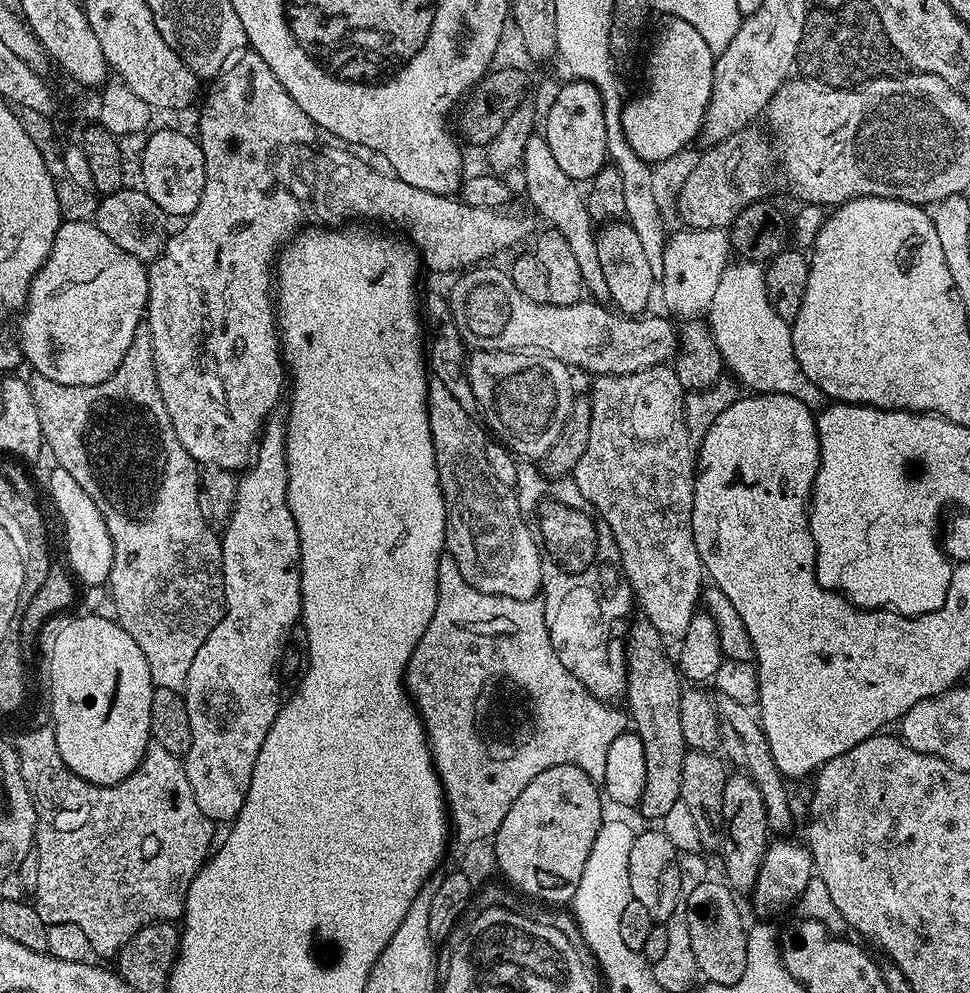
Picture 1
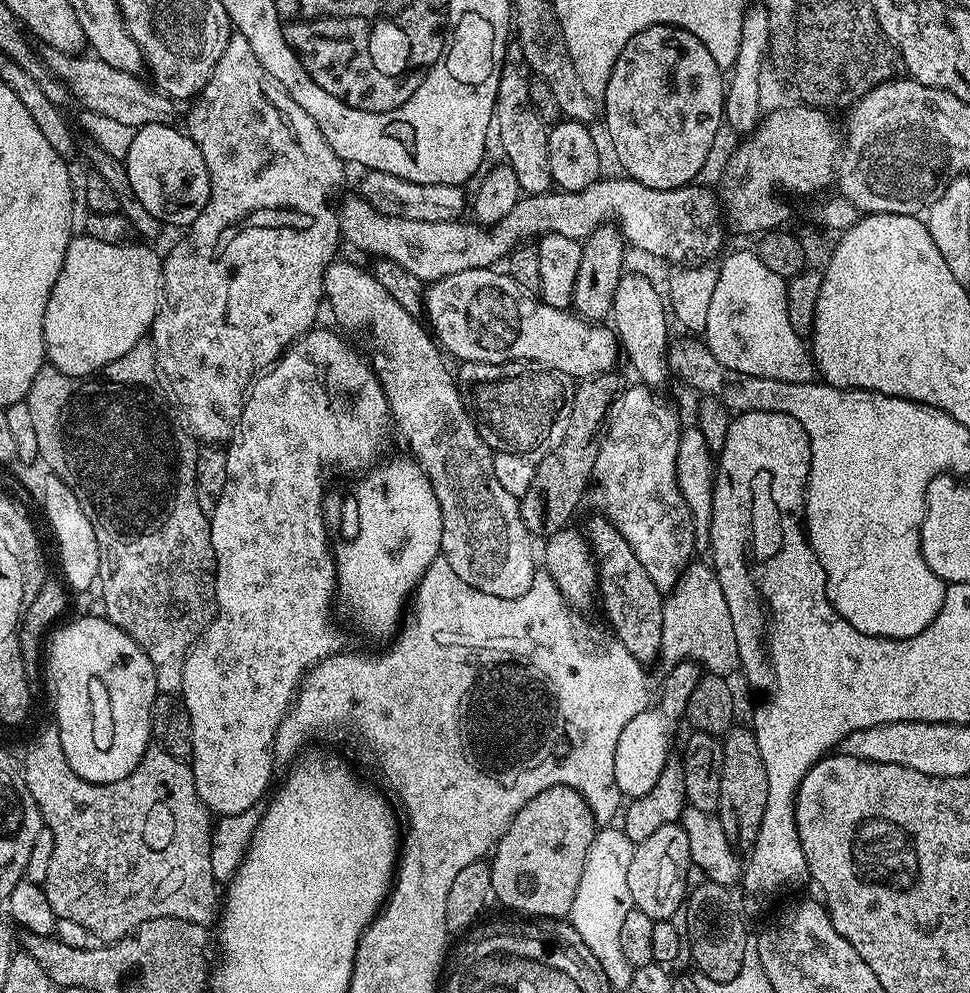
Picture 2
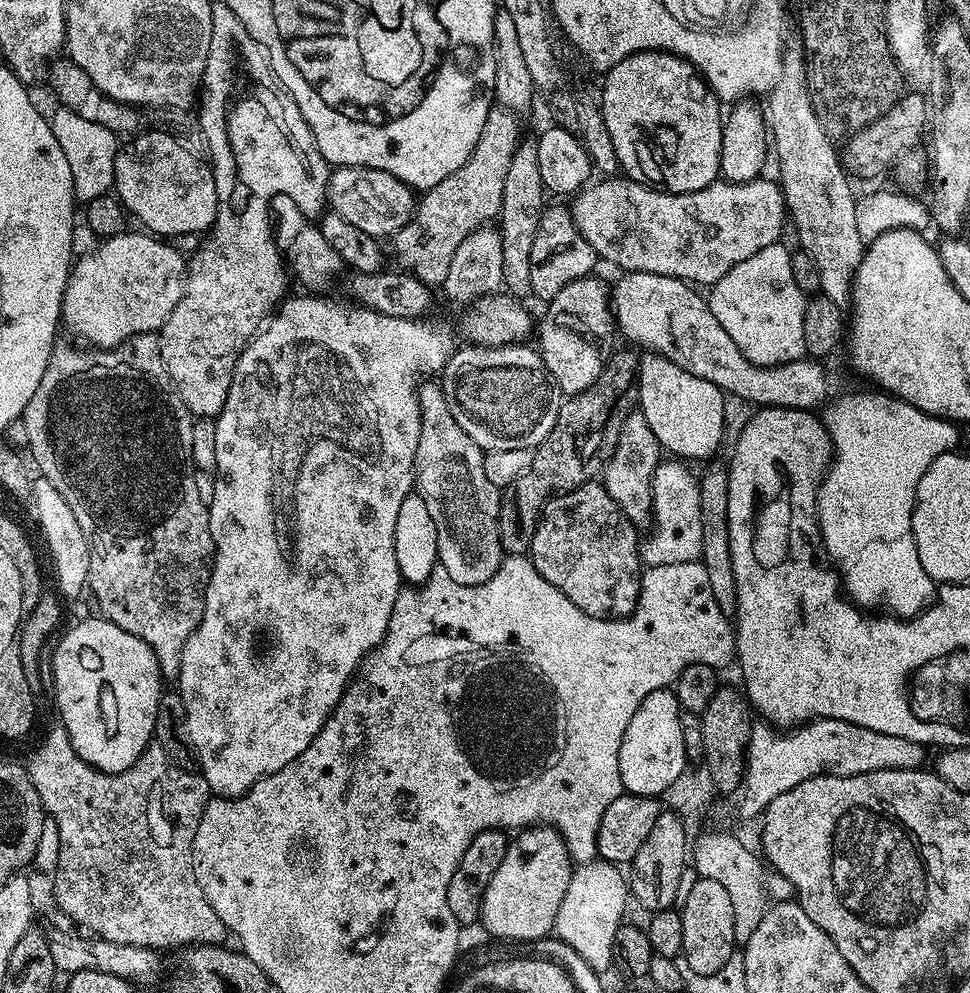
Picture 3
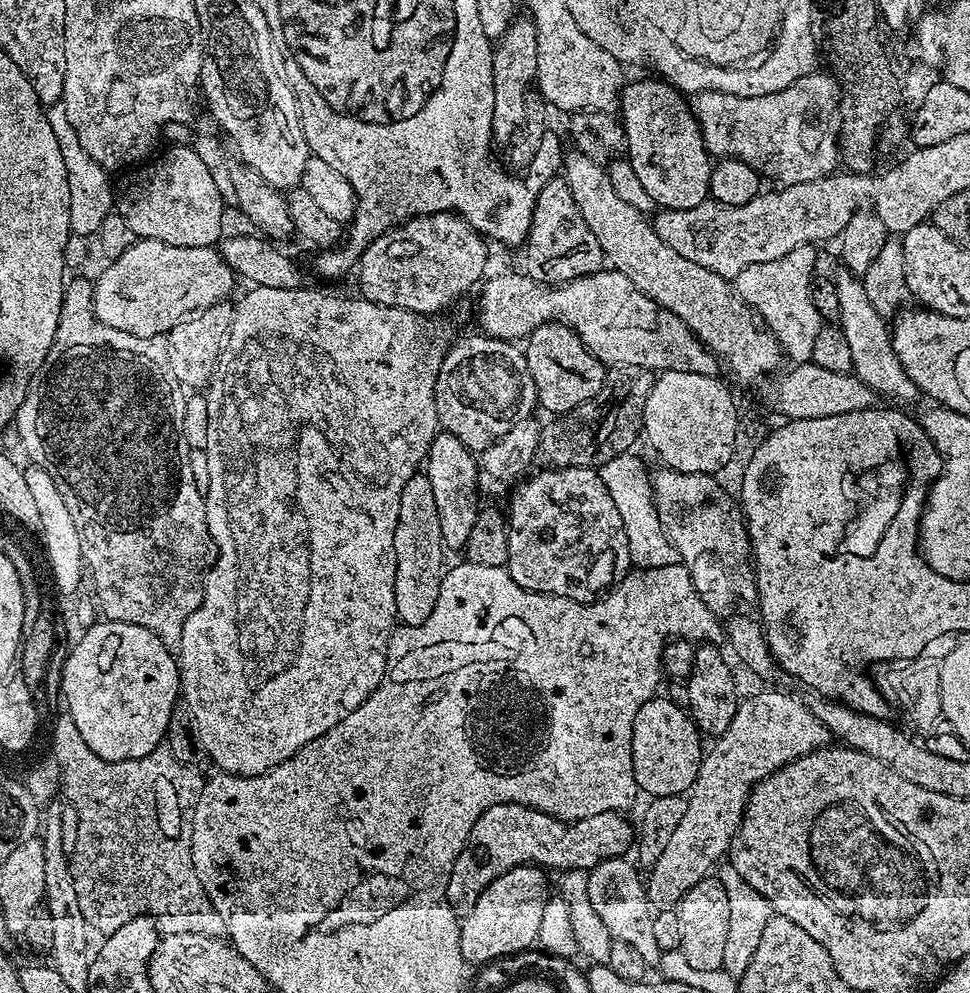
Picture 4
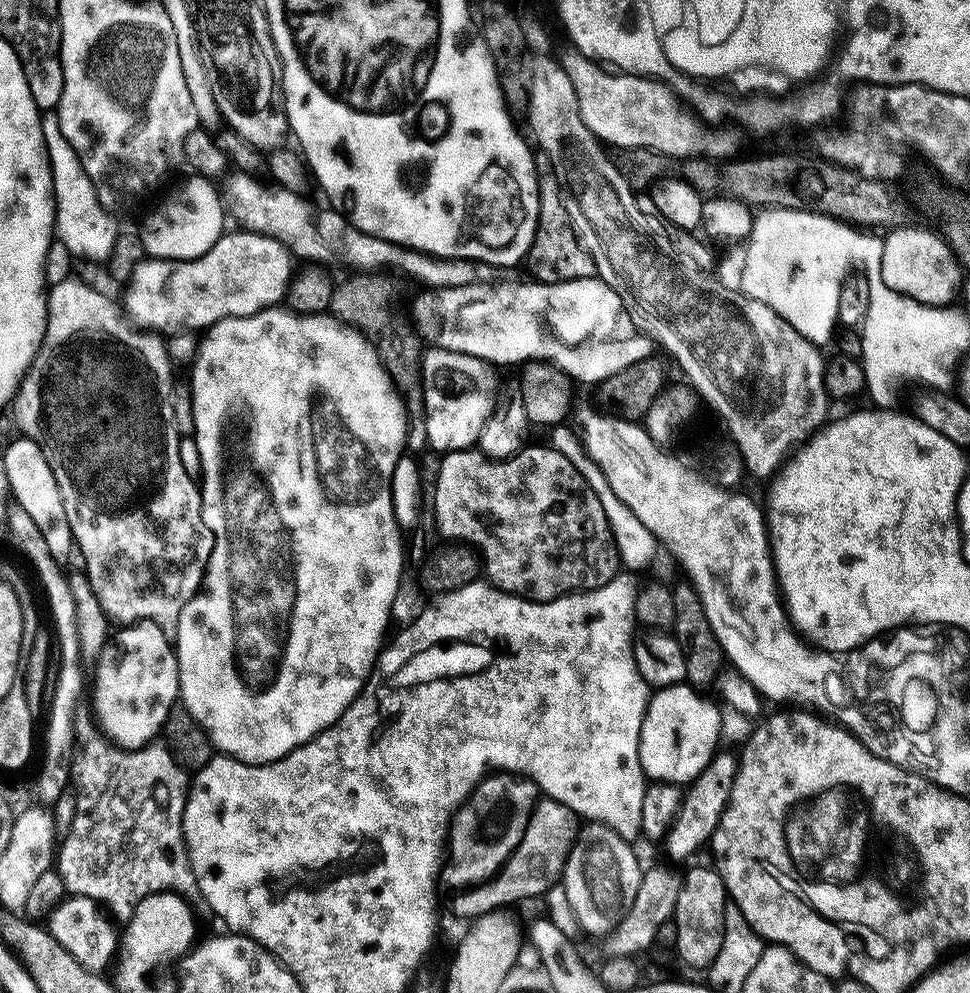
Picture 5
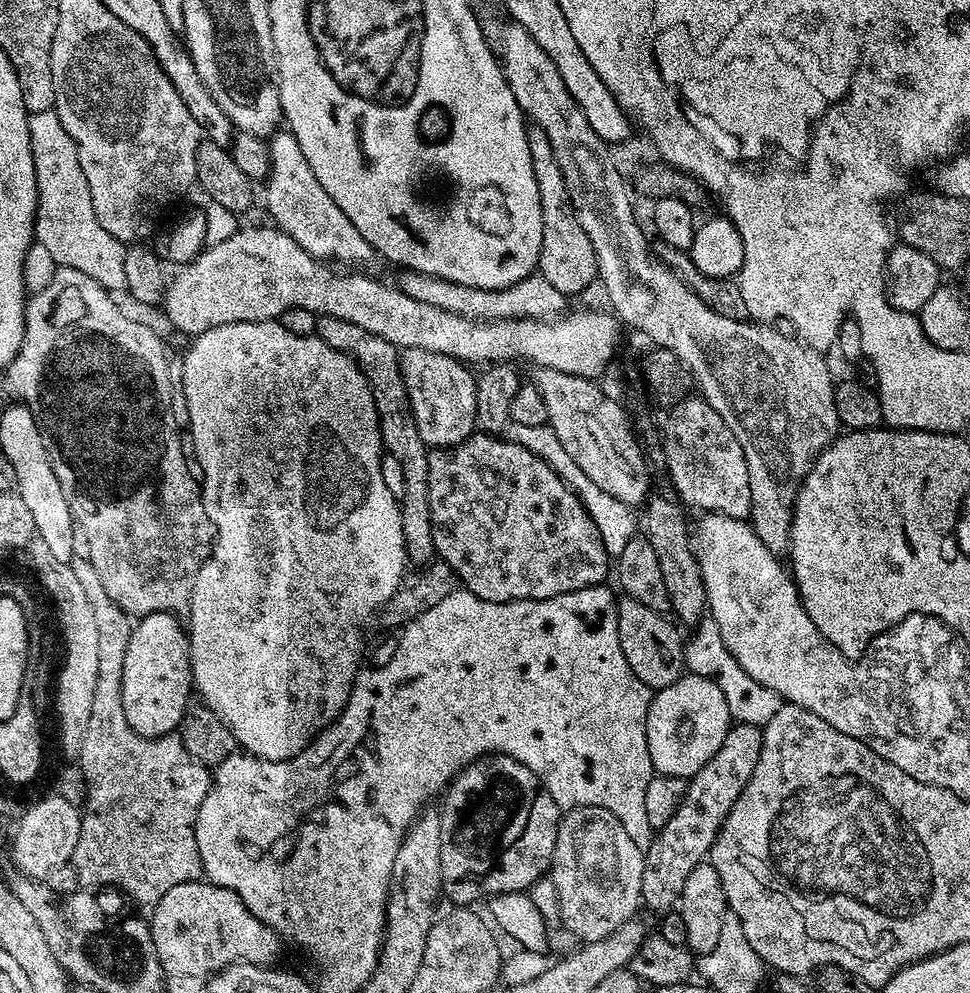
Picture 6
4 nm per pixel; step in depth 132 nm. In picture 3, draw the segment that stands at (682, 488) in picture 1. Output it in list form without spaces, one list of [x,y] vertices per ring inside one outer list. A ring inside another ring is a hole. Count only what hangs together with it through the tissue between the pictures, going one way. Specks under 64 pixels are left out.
[[[632,410],[628,417],[623,417],[616,449],[604,465],[602,483],[610,498],[618,502],[622,514],[637,526],[647,525],[652,519],[652,479],[661,459],[662,449],[658,438],[654,438],[654,430],[650,430],[650,422],[640,411]]]

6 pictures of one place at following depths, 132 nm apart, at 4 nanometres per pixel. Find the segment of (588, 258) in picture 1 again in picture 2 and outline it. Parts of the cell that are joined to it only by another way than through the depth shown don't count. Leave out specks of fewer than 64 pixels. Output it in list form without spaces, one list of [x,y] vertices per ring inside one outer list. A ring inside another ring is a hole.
[[[520,58],[509,59],[504,65],[500,81],[498,82],[498,94],[496,95],[496,111],[494,113],[494,132],[500,135],[500,144],[504,147],[507,163],[512,165],[514,174],[518,174],[518,186],[521,193],[535,194],[546,192],[553,187],[552,171],[550,170],[550,146],[548,145],[549,125],[544,124],[542,119],[532,108],[530,88],[528,81],[530,72]]]

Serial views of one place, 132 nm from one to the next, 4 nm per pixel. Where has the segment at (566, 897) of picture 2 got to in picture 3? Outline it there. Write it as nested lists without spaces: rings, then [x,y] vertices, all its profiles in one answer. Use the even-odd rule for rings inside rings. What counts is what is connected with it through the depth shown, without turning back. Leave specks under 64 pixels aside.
[[[533,826],[517,831],[511,837],[506,858],[502,858],[498,870],[494,870],[494,878],[490,878],[490,886],[486,886],[479,923],[484,924],[489,937],[498,940],[529,941],[547,937],[555,929],[558,906],[562,906],[562,898],[566,898],[566,890],[570,890],[573,871],[574,865],[568,853],[568,843],[560,837],[555,828]]]

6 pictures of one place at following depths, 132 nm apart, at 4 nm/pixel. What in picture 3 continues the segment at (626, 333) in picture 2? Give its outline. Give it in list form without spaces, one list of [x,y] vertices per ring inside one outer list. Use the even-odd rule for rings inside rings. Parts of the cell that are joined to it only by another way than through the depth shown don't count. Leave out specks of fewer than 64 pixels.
[[[640,356],[638,411],[650,422],[650,430],[665,453],[685,462],[714,455],[724,440],[724,400],[726,393],[714,382],[706,382],[661,356]]]

